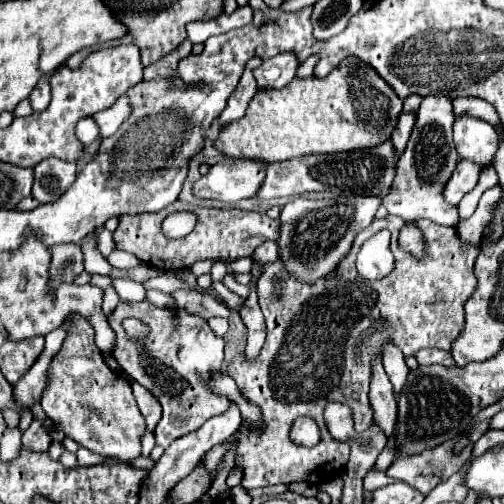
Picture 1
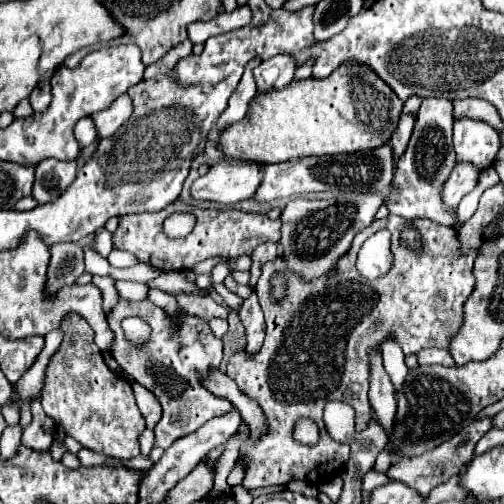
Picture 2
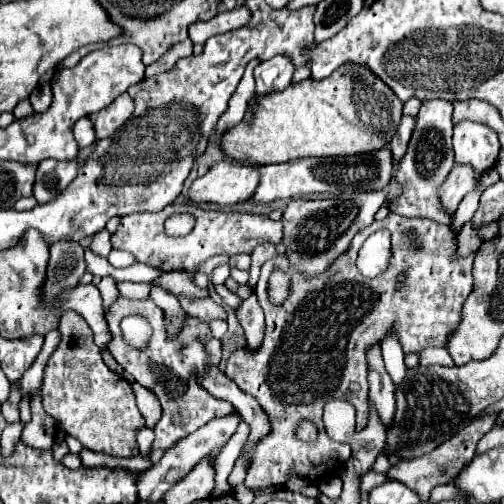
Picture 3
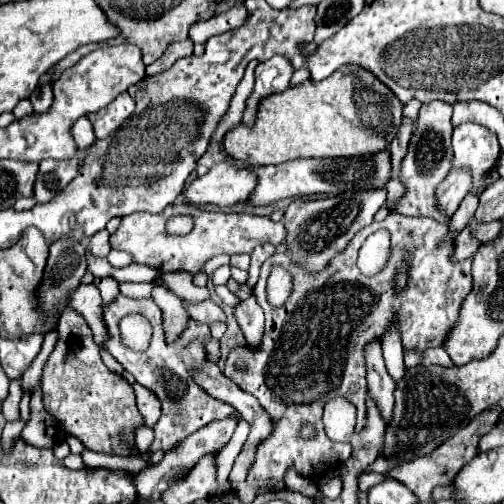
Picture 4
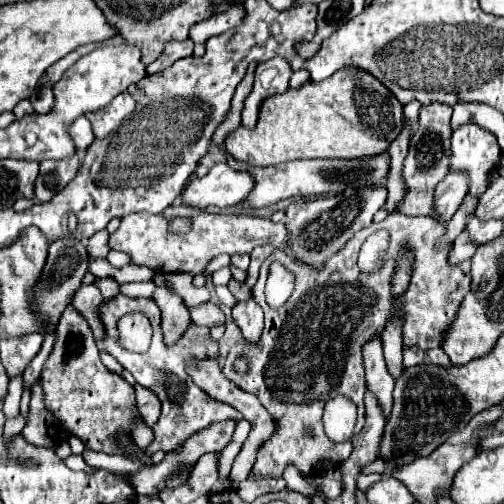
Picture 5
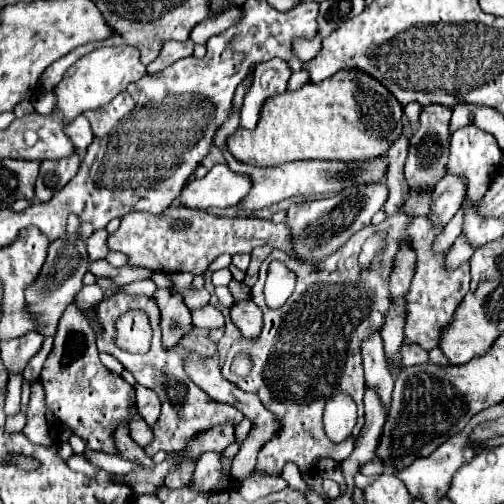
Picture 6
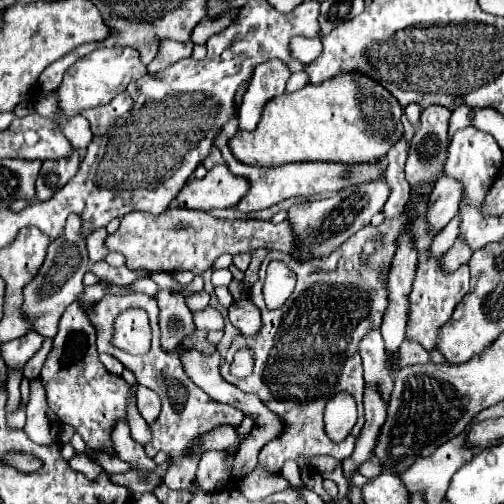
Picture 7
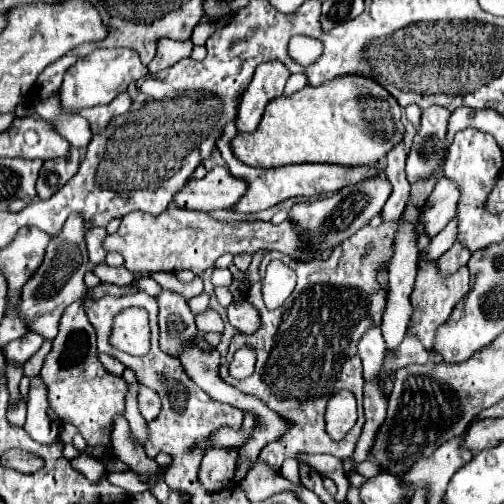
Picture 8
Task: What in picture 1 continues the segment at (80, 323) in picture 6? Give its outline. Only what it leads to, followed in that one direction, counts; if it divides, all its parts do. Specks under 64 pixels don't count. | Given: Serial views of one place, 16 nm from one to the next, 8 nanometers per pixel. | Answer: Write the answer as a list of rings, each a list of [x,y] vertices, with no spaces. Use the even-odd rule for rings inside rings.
[[[74,316],[68,338],[50,366],[50,382],[42,394],[40,406],[68,438],[102,456],[116,456],[132,462],[140,456],[140,438],[146,432],[144,416],[132,396],[130,380],[108,368],[94,342],[94,328],[84,316]]]

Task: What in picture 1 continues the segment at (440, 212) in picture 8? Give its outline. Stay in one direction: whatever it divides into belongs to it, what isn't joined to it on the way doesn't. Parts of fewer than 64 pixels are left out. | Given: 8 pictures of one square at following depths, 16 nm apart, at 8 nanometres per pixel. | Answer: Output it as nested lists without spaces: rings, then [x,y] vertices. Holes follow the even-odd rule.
[[[460,160],[452,178],[448,180],[448,184],[444,188],[446,202],[456,206],[462,200],[462,196],[476,186],[478,176],[480,176],[480,168],[476,168],[476,164],[472,164],[472,160]]]

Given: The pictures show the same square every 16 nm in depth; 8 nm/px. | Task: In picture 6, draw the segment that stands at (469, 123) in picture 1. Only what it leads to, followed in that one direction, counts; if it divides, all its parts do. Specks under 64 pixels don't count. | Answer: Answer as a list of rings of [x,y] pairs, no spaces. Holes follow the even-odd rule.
[[[468,124],[464,128],[458,128],[452,134],[452,144],[450,144],[450,162],[448,162],[448,172],[450,174],[462,174],[468,180],[468,192],[466,196],[470,196],[476,204],[480,202],[480,198],[484,196],[484,192],[490,186],[490,176],[498,170],[502,160],[502,152],[500,146],[496,142],[496,138],[490,132],[480,130],[474,124]]]

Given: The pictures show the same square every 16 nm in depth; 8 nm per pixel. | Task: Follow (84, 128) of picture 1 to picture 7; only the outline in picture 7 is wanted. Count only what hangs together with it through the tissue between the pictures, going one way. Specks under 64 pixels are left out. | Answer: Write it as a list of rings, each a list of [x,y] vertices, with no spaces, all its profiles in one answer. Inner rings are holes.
[[[76,116],[76,118],[66,120],[62,124],[62,130],[64,130],[66,138],[72,140],[72,146],[78,150],[84,150],[94,138],[94,134],[90,130],[90,122],[84,116]]]

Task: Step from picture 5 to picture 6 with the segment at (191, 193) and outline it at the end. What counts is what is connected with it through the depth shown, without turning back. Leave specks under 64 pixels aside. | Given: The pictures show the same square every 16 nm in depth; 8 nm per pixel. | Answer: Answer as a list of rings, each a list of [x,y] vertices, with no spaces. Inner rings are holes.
[[[226,162],[216,164],[204,178],[190,180],[180,192],[180,204],[206,210],[210,206],[228,208],[240,204],[252,188],[248,174],[234,172]]]

